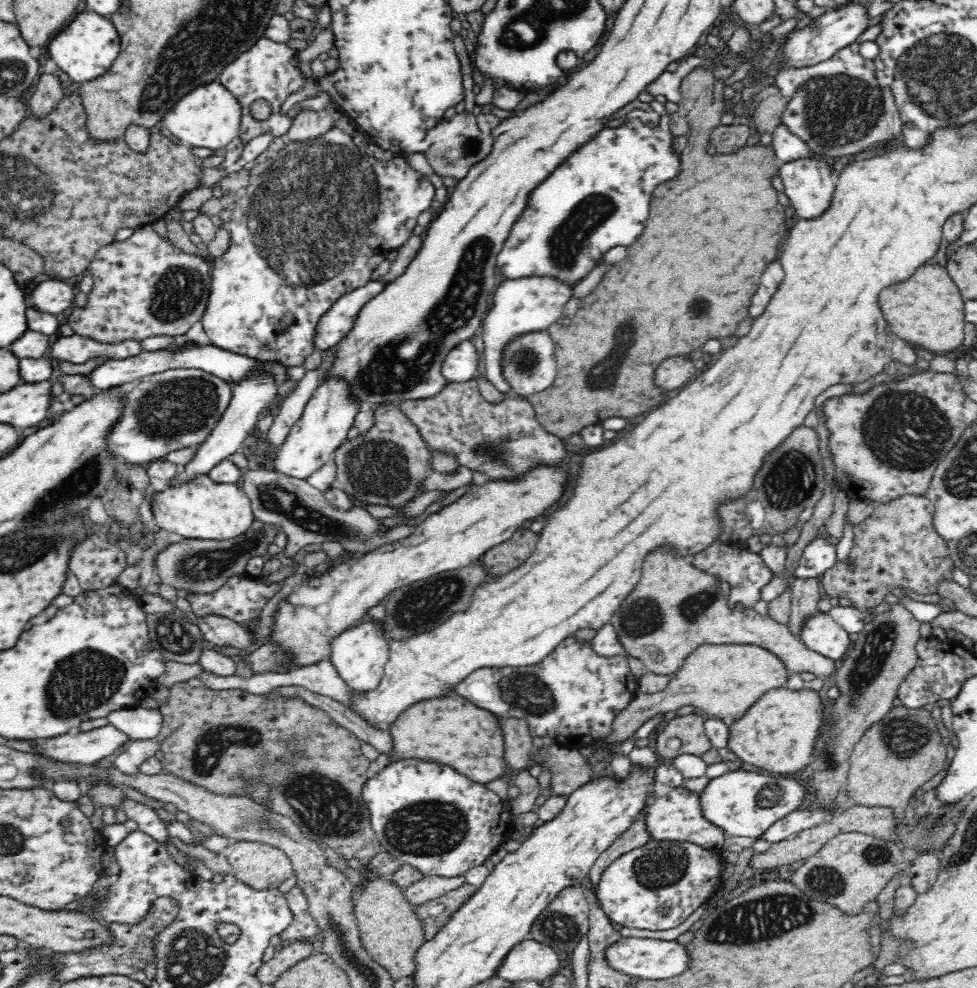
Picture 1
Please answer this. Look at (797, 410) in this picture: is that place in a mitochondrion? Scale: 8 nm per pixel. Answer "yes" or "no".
no

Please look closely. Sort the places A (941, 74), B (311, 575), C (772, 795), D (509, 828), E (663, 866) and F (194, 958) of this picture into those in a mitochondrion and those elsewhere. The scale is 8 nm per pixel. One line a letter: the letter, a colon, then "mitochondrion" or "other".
A: mitochondrion
B: other
C: mitochondrion
D: other
E: mitochondrion
F: mitochondrion

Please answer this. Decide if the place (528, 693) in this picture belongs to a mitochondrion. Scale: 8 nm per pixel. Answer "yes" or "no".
yes

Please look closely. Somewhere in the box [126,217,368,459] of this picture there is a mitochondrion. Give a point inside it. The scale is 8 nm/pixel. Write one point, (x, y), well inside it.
(171, 409)

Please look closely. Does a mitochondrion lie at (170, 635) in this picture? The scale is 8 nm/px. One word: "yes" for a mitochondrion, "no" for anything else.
yes

